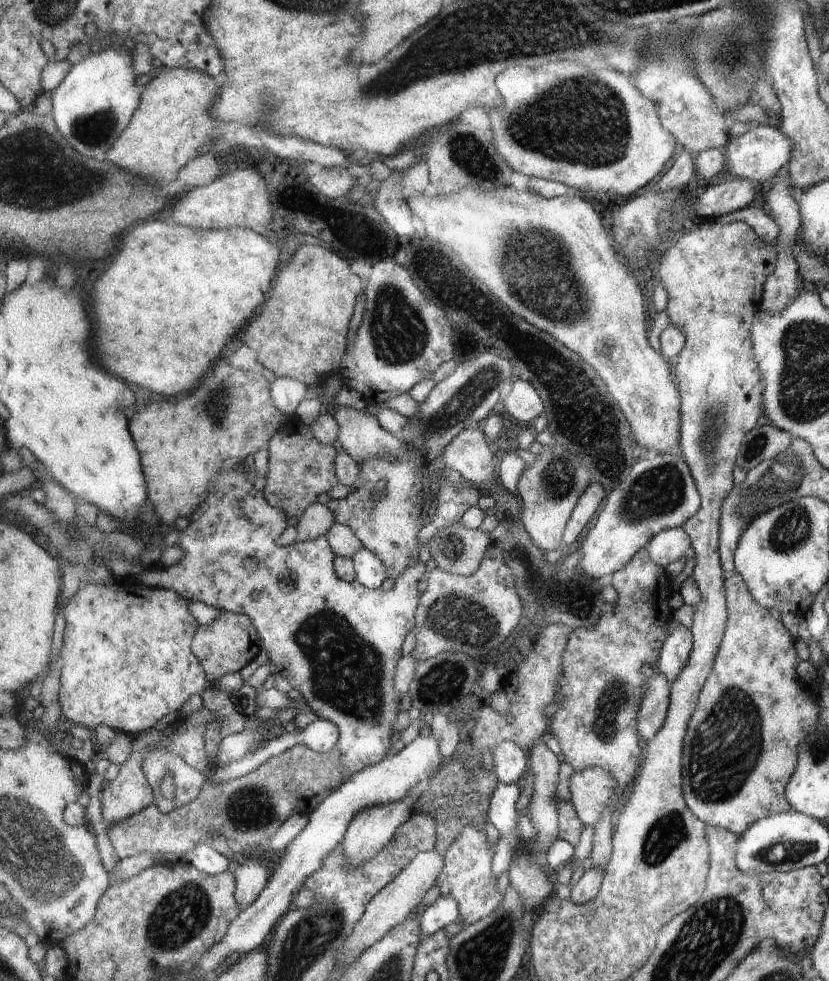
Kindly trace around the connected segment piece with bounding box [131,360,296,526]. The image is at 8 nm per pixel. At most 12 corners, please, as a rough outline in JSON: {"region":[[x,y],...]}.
{"region":[[221,360],[131,418],[149,500],[189,520],[295,414]]}

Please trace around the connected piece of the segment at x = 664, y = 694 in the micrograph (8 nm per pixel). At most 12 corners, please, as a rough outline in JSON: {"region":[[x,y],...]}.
{"region":[[663,674],[646,677],[638,728],[650,743],[667,722],[672,694]]}

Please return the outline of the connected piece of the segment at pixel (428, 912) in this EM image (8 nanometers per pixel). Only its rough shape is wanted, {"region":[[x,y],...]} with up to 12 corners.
{"region":[[440,894],[422,910],[420,942],[455,928],[459,905]]}

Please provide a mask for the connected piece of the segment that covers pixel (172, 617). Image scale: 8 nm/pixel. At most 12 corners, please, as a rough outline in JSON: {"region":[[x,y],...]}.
{"region":[[191,600],[67,601],[65,724],[151,730],[211,686]]}

